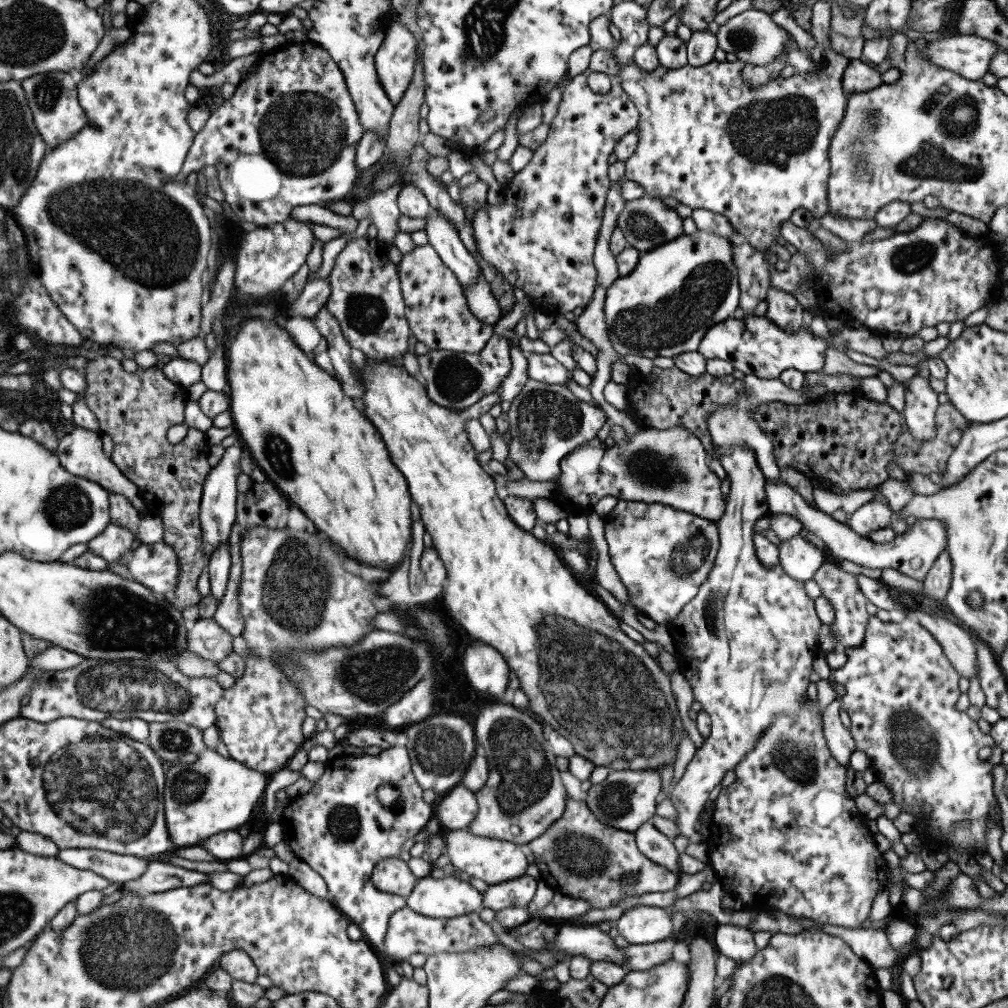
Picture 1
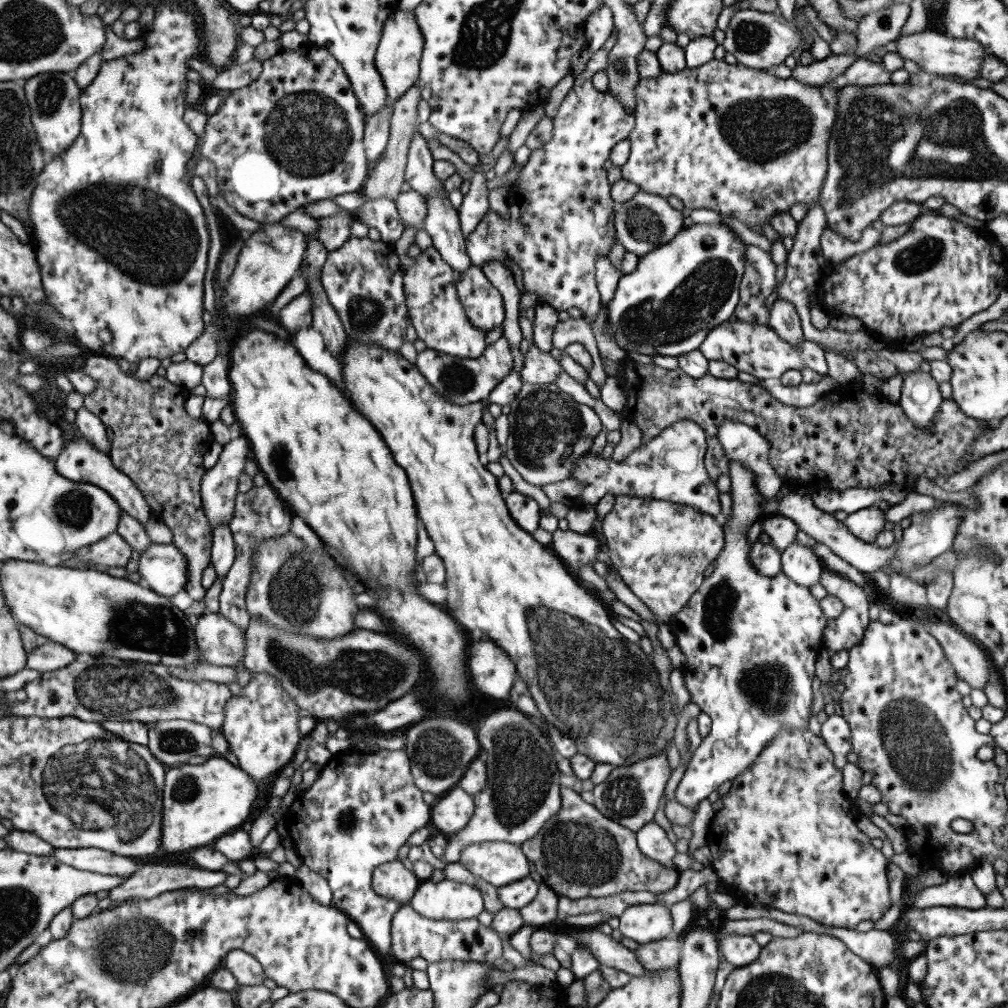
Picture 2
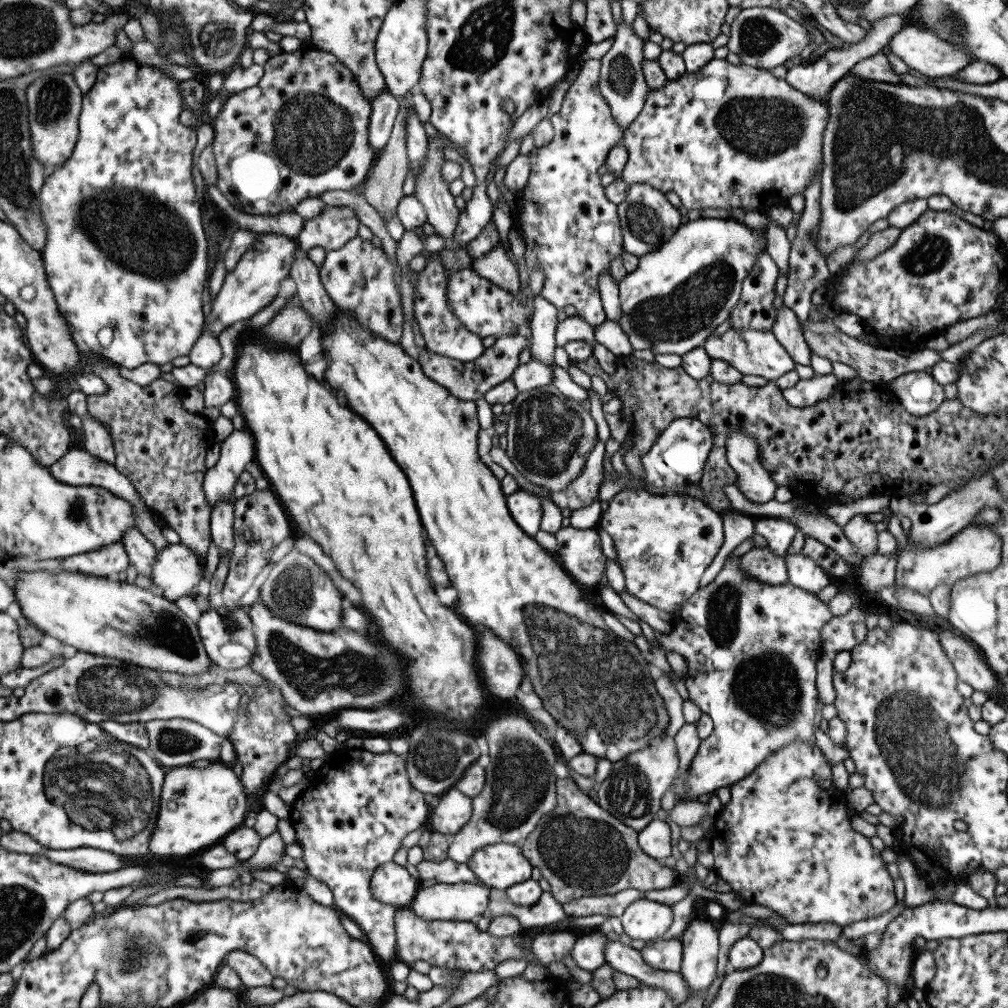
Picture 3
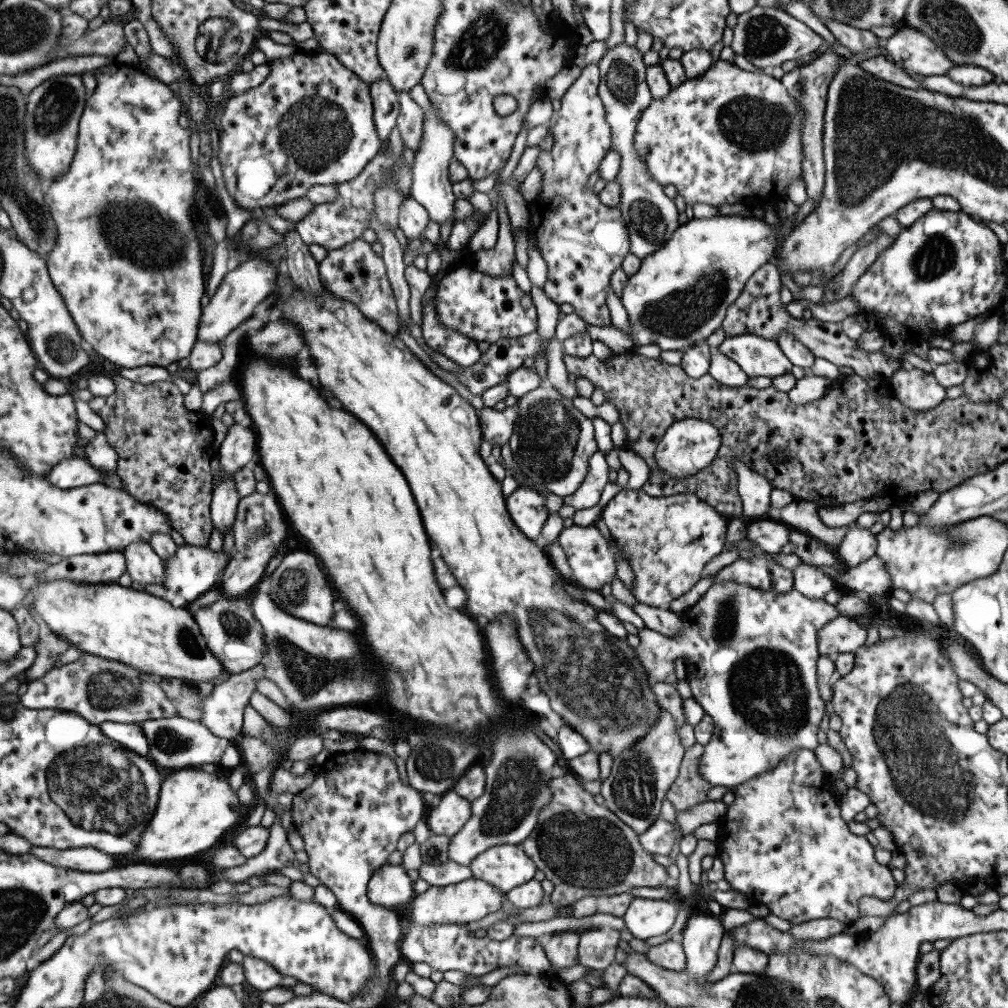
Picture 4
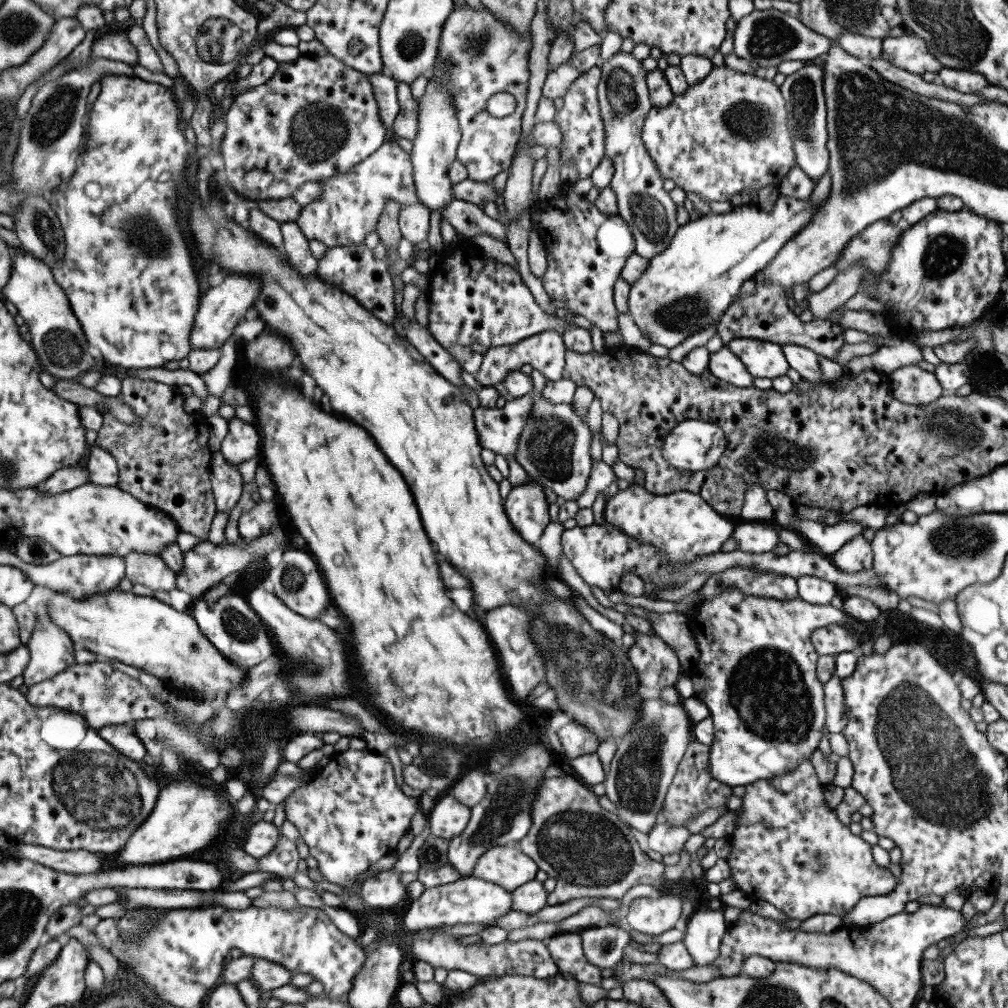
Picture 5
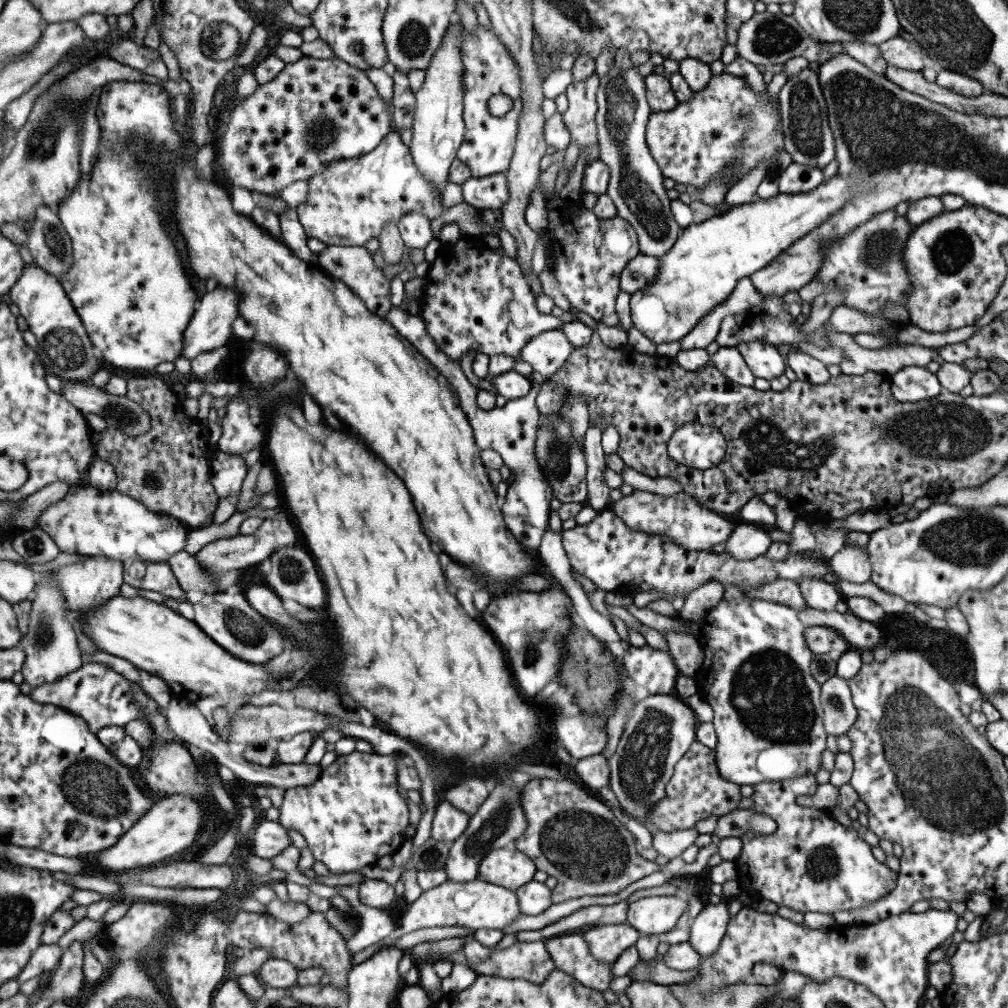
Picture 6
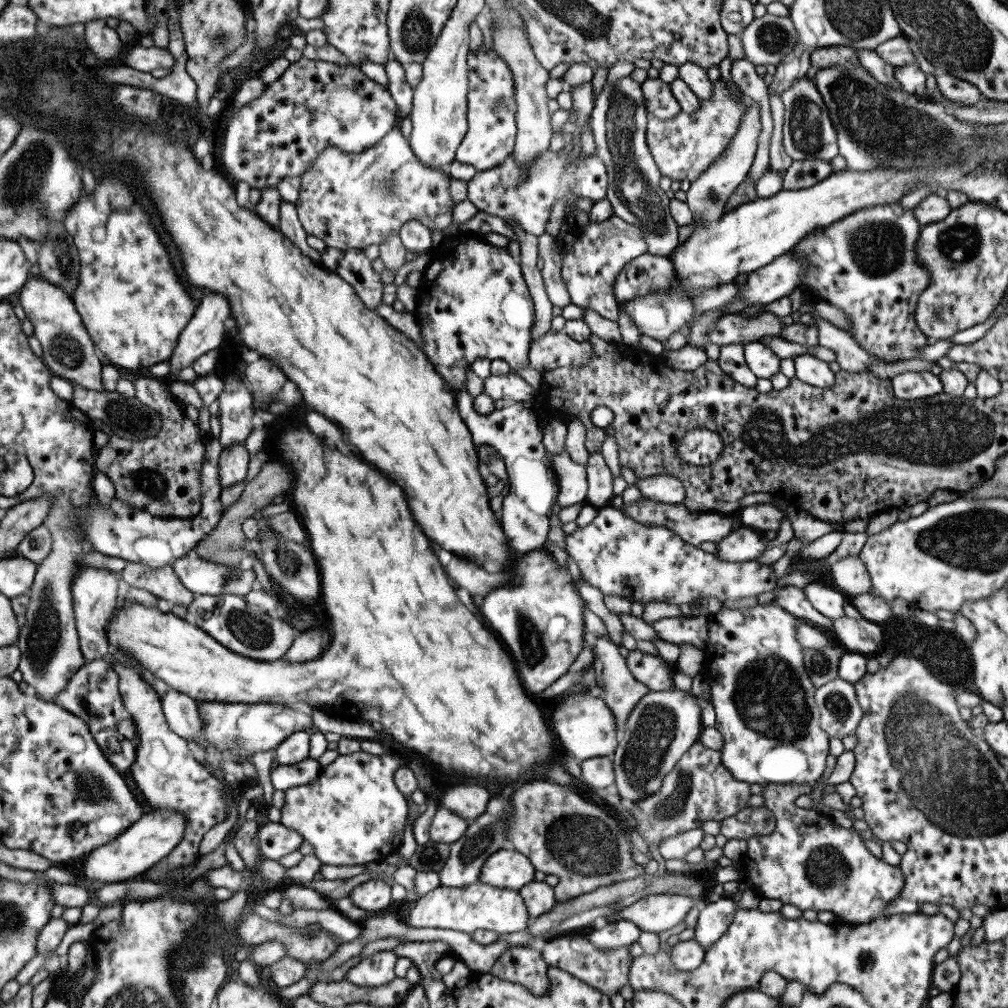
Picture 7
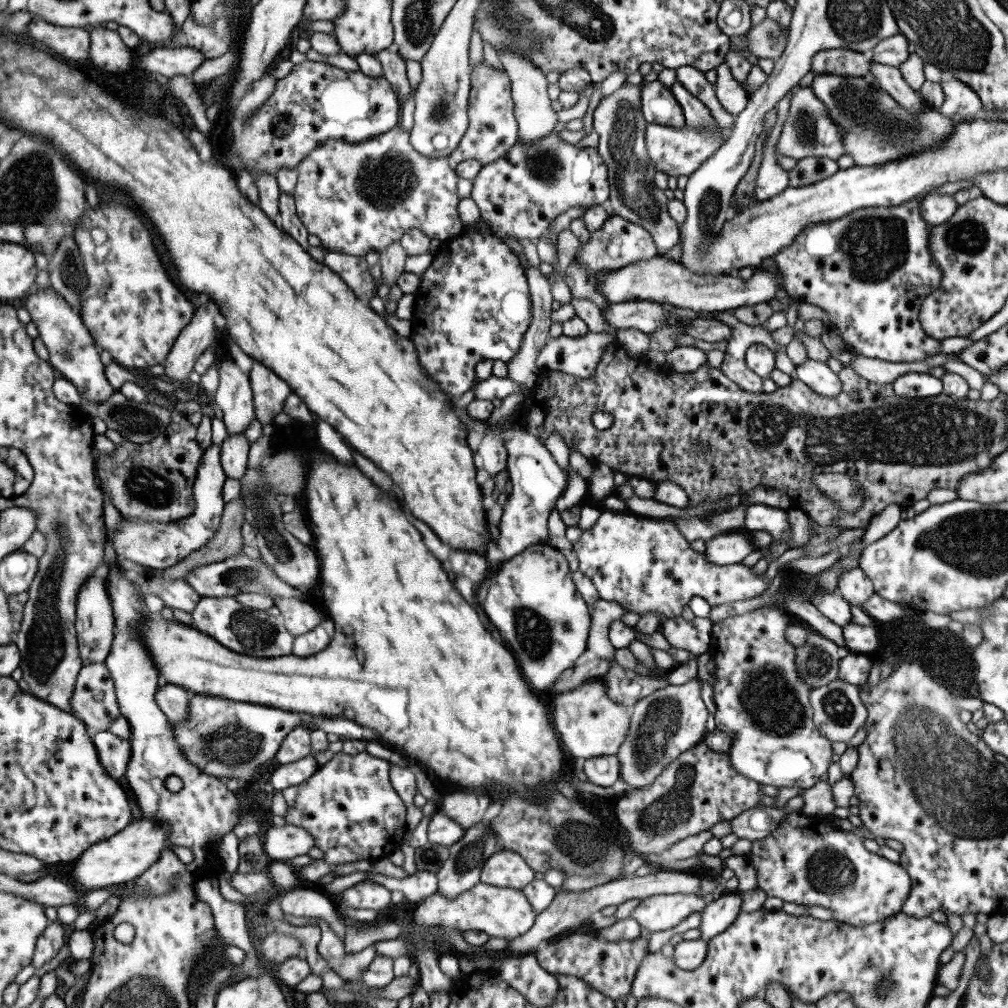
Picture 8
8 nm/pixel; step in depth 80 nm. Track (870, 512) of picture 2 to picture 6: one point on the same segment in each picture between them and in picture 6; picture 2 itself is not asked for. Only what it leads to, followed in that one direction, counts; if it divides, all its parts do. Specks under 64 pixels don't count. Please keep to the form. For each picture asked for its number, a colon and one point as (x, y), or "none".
3: (861, 533)
4: (858, 545)
5: (855, 555)
6: (851, 564)

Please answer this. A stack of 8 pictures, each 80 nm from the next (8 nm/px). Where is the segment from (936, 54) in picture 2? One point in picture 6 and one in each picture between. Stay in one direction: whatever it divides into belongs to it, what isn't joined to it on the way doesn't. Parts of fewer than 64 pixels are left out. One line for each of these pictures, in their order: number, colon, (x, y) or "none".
3: (919, 49)
4: (907, 47)
5: (908, 52)
6: (895, 51)

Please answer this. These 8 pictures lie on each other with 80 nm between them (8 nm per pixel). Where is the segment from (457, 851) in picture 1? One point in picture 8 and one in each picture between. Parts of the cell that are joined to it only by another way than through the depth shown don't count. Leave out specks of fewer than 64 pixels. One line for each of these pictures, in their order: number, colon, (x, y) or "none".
2: (499, 863)
3: (501, 865)
4: (505, 866)
5: (506, 866)
6: (510, 869)
7: (508, 869)
8: (504, 868)

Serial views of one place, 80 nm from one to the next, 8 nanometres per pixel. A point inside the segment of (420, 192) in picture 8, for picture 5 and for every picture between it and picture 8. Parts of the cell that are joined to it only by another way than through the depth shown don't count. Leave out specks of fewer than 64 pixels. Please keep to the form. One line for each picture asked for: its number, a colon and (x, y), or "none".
5: (348, 207)
6: (347, 203)
7: (348, 200)

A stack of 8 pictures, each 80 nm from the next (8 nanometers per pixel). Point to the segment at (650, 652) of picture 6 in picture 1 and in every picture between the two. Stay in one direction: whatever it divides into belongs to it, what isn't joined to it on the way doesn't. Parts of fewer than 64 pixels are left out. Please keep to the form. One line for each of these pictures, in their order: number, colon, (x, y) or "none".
1: (747, 639)
2: (750, 642)
3: (751, 648)
4: (750, 654)
5: (656, 666)

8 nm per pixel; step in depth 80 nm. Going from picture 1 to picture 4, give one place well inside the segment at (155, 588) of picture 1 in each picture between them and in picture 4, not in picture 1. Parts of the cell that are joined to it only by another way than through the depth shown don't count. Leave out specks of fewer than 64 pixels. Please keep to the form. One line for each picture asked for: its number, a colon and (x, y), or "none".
2: (162, 567)
3: (177, 570)
4: (191, 570)

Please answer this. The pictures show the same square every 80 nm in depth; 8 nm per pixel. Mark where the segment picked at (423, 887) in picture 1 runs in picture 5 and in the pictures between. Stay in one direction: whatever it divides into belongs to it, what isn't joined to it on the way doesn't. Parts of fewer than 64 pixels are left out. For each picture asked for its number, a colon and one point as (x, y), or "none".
2: (445, 900)
3: (463, 901)
4: (463, 902)
5: (469, 900)

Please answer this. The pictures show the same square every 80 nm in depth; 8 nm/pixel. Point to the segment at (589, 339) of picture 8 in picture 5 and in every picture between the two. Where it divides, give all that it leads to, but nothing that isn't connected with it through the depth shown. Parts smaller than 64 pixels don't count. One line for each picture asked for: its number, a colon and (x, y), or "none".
5: (544, 351)
6: (545, 352)
7: (553, 350)

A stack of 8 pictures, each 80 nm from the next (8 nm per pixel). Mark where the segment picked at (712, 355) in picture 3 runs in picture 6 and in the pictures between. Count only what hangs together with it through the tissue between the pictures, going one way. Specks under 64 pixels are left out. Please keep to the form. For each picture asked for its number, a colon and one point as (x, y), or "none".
4: (756, 356)
5: (762, 360)
6: (762, 359)

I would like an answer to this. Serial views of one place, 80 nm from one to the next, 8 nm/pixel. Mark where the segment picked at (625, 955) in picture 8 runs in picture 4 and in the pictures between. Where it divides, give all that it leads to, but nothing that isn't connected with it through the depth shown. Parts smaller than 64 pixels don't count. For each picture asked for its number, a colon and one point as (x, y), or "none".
4: (560, 949)
5: (565, 948)
6: (570, 954)
7: (607, 970)

